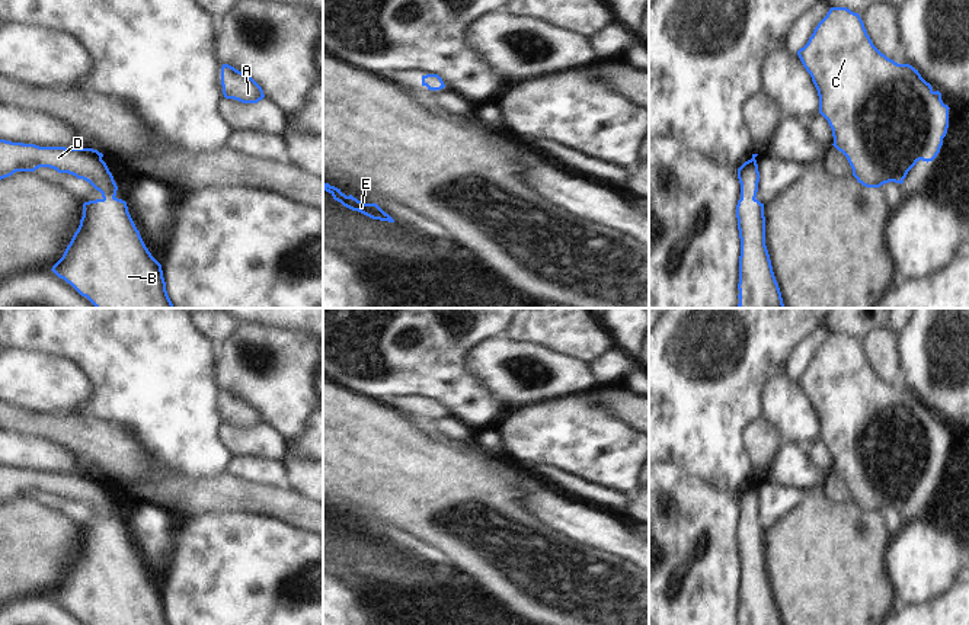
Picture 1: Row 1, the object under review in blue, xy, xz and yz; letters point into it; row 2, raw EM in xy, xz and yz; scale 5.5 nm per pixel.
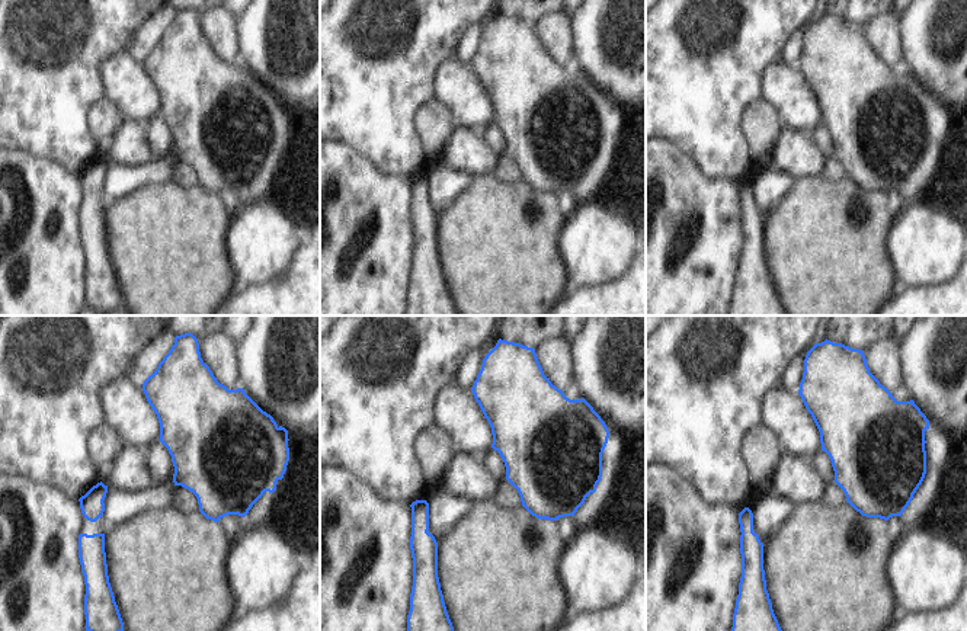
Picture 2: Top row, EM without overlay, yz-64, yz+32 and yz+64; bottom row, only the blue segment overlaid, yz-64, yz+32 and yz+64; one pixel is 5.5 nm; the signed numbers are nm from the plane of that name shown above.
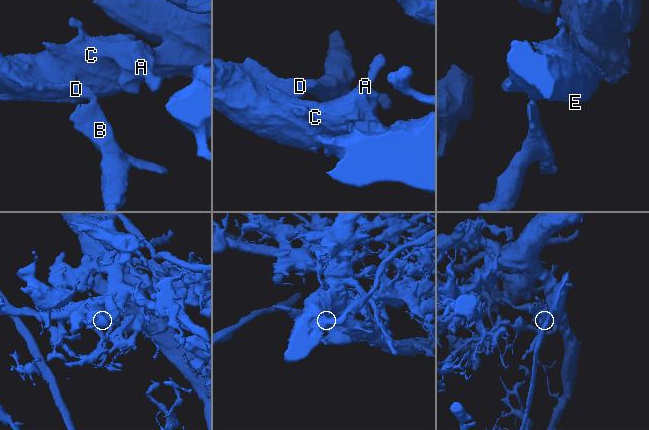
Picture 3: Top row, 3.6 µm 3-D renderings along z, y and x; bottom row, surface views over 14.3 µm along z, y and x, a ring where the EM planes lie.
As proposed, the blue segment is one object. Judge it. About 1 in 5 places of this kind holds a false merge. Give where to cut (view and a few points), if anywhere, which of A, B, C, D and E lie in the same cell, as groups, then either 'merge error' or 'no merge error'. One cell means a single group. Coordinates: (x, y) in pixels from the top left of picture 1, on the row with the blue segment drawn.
no cut; A B C D E; no merge error

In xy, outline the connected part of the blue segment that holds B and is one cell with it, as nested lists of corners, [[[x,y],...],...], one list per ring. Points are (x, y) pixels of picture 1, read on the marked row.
[[[0,140],[0,180],[16,172],[49,167],[89,182],[102,198],[83,203],[80,225],[51,270],[96,308],[175,308],[166,291],[162,265],[145,247],[127,202],[116,198],[118,186],[102,157],[93,148],[39,147]]]

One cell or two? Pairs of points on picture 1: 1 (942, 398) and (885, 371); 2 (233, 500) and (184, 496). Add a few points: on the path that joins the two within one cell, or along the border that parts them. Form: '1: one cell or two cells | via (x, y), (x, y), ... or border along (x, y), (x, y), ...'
1: two cells | border along (898, 339), (899, 374)
2: one cell | via (221, 496), (195, 496)

